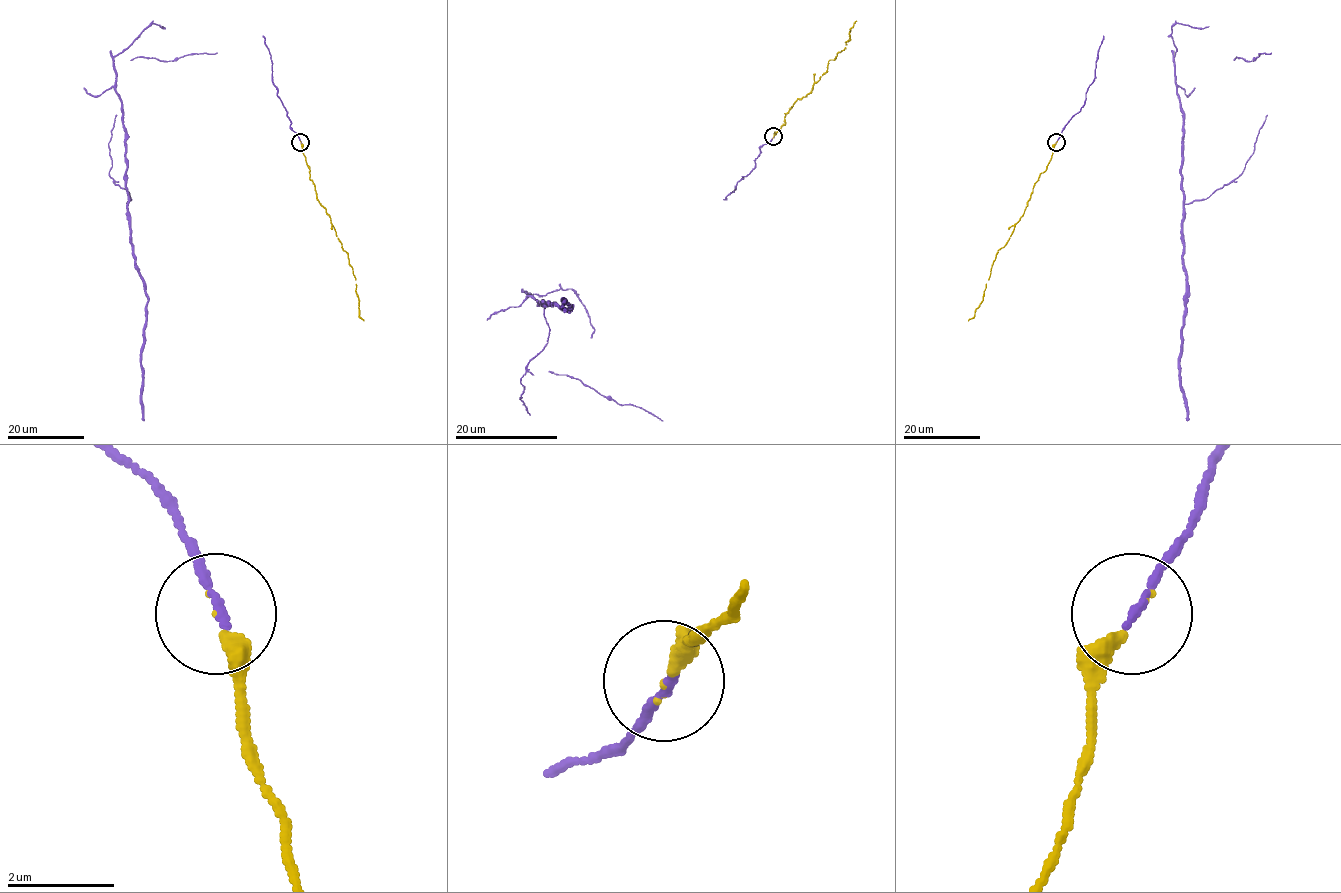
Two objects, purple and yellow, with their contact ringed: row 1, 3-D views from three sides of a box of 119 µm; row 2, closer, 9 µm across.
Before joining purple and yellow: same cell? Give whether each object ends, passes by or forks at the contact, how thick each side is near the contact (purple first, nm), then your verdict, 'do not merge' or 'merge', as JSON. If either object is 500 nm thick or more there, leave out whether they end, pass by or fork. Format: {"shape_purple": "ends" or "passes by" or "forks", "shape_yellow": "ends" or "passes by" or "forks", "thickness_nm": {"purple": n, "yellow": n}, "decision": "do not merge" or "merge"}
{"shape_purple": "ends", "shape_yellow": "ends", "thickness_nm": {"purple": 150, "yellow": 220}, "decision": "merge"}

